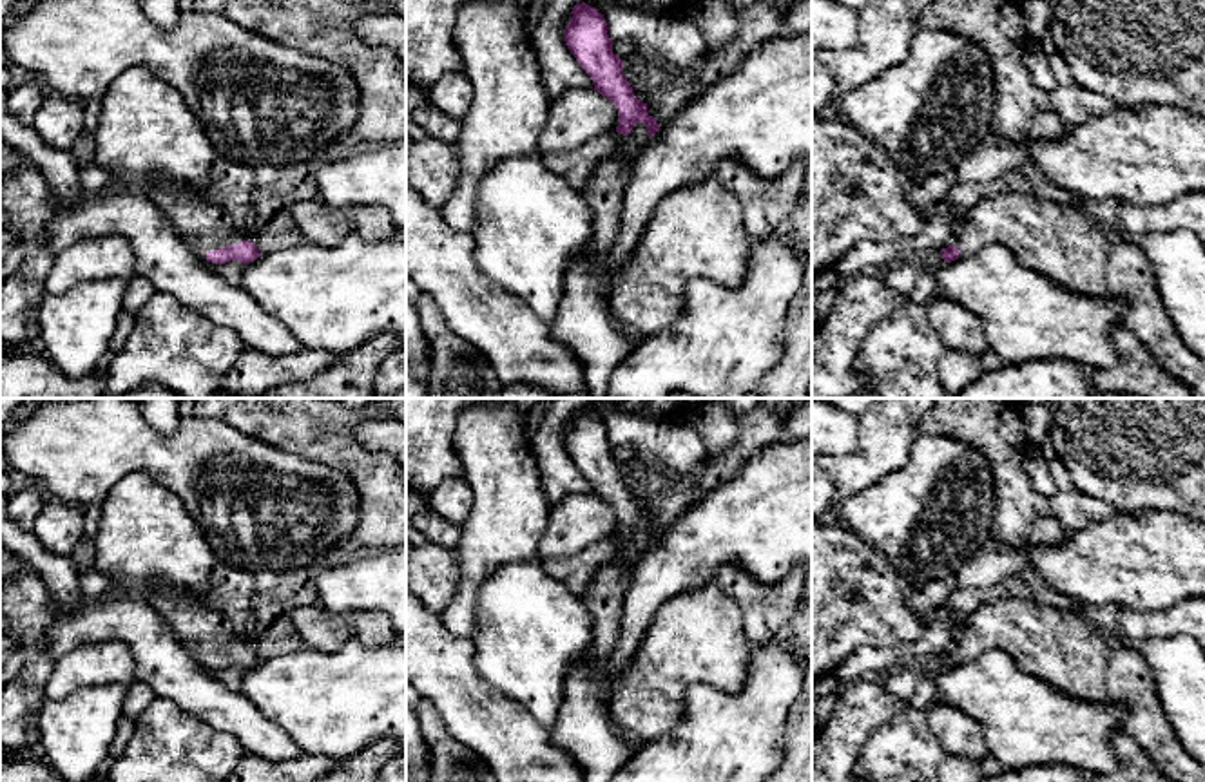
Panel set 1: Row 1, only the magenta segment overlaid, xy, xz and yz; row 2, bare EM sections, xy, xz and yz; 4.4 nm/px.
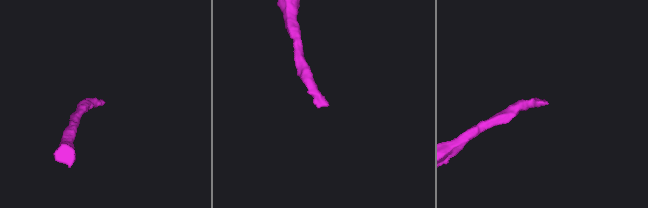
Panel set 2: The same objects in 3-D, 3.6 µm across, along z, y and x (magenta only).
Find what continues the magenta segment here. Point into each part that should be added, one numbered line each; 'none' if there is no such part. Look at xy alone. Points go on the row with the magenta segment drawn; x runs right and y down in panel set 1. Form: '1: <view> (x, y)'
1: xy (203, 227)

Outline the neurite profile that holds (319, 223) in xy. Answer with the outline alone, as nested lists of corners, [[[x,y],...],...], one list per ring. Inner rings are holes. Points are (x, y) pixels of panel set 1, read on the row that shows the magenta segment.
[[[319,197],[304,199],[290,208],[304,243],[324,248],[337,246],[348,234],[366,243],[381,243],[397,232],[391,214],[375,205],[335,208]]]

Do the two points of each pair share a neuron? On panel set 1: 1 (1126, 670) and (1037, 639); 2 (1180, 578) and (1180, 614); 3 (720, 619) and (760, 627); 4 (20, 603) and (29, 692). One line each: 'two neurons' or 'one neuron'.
1: one neuron
2: two neurons
3: two neurons
4: one neuron

